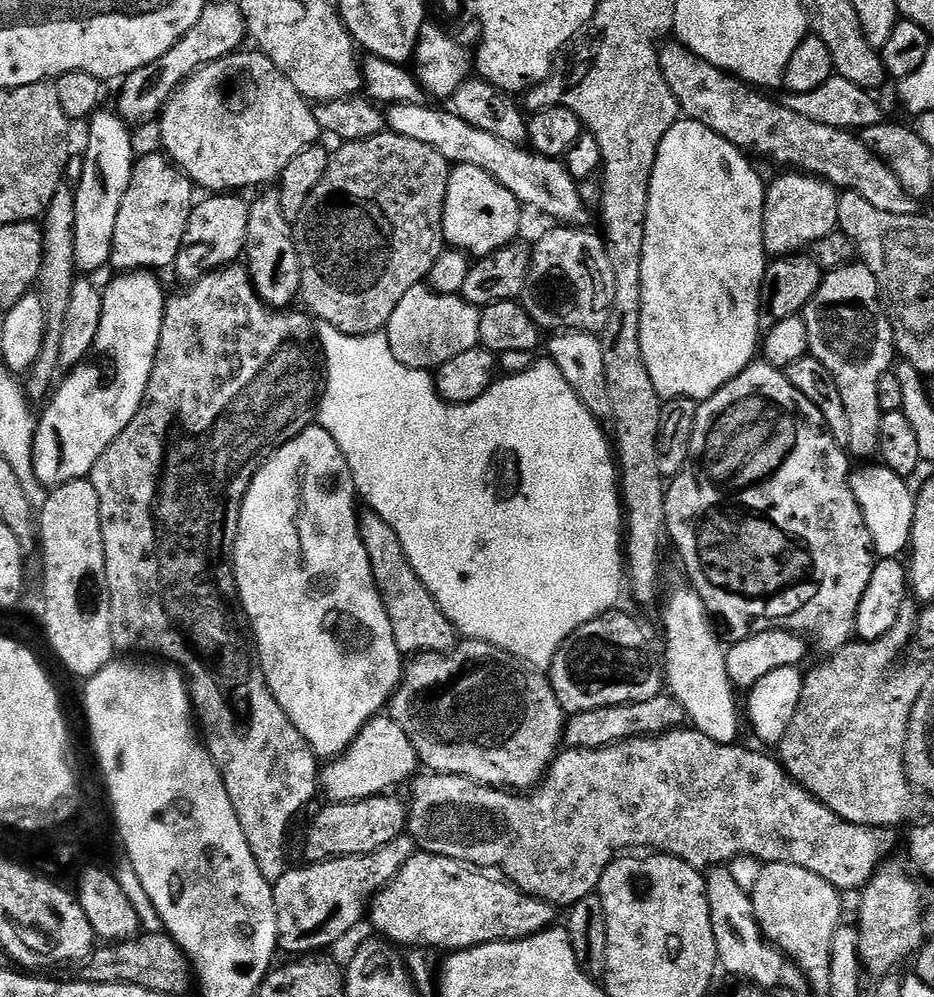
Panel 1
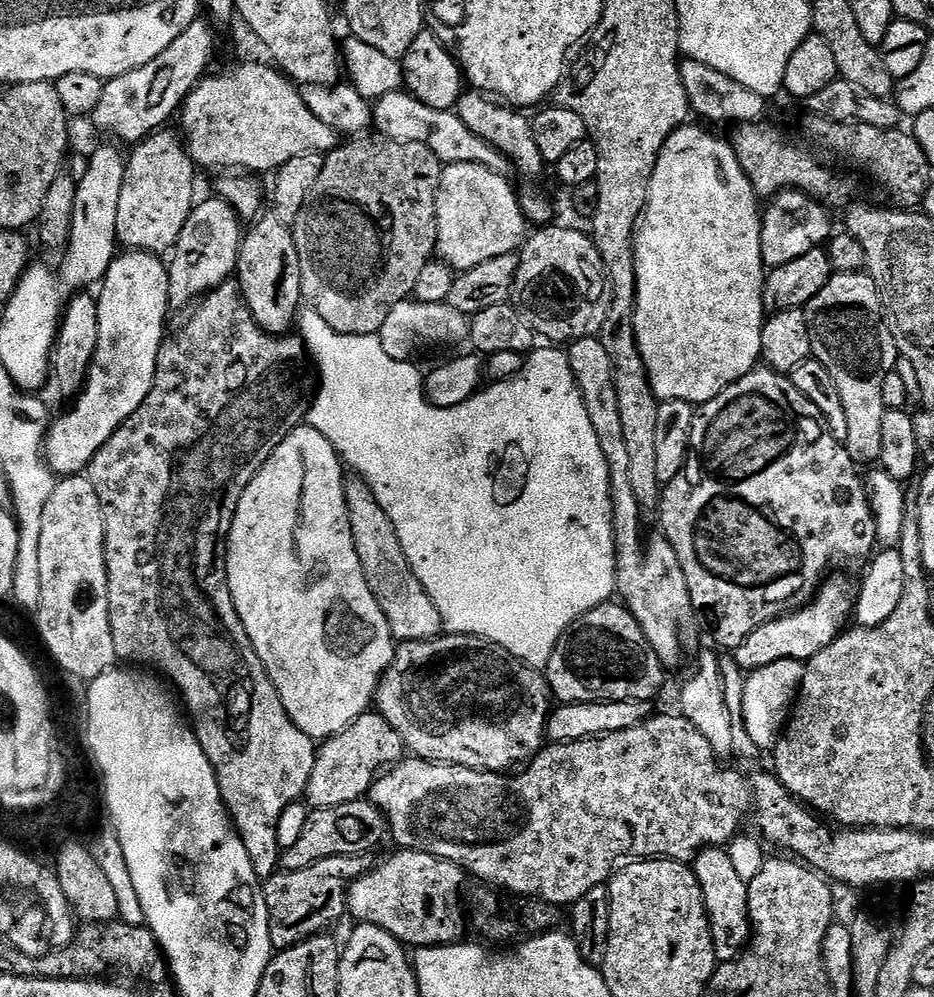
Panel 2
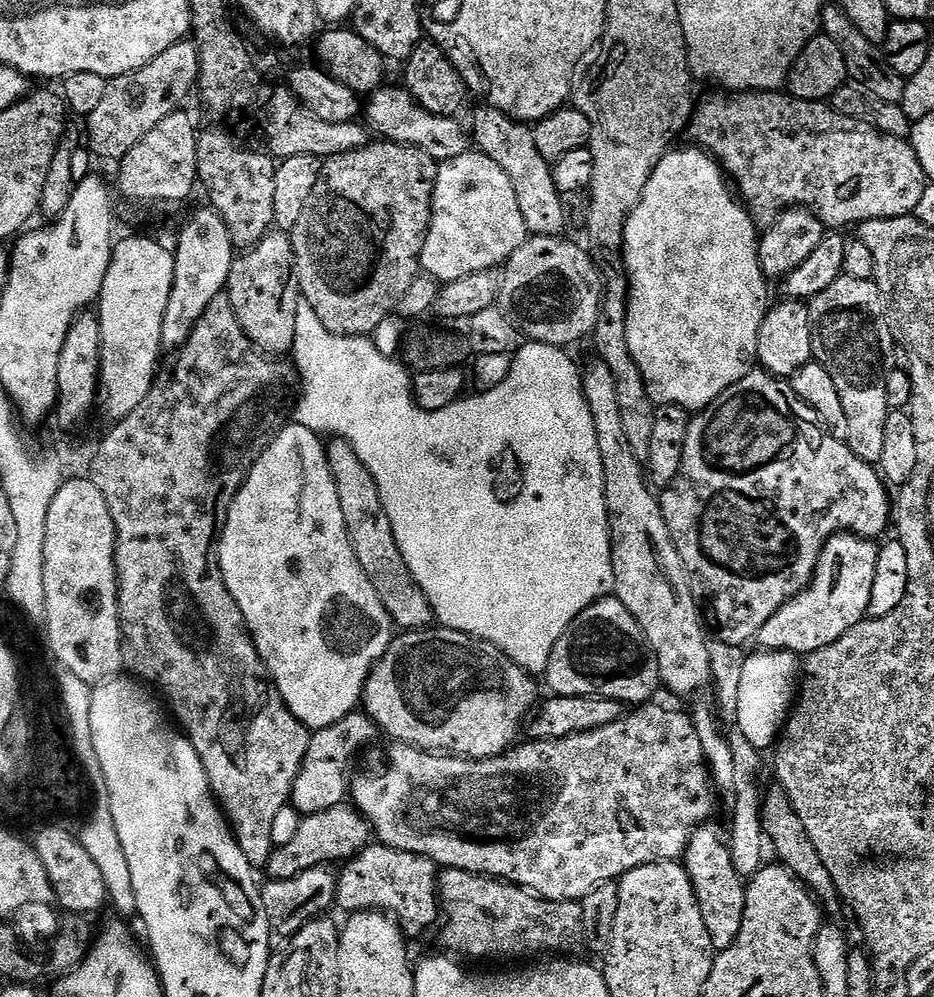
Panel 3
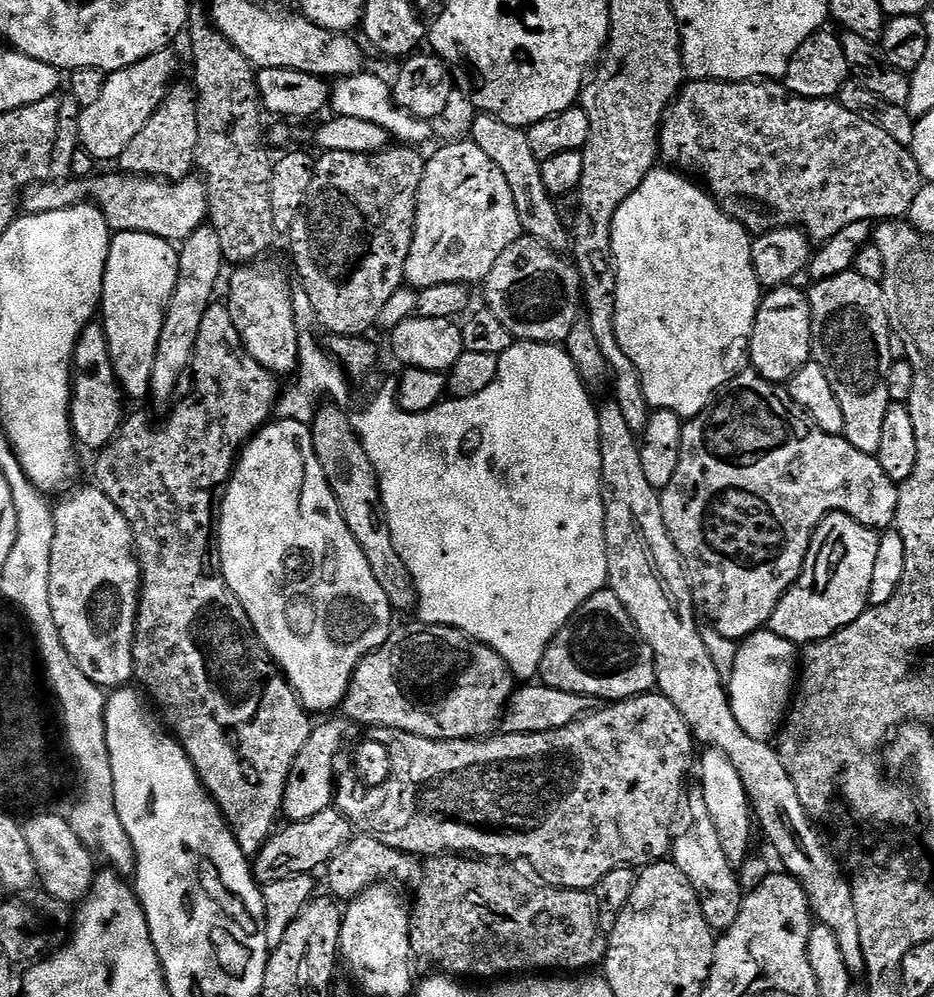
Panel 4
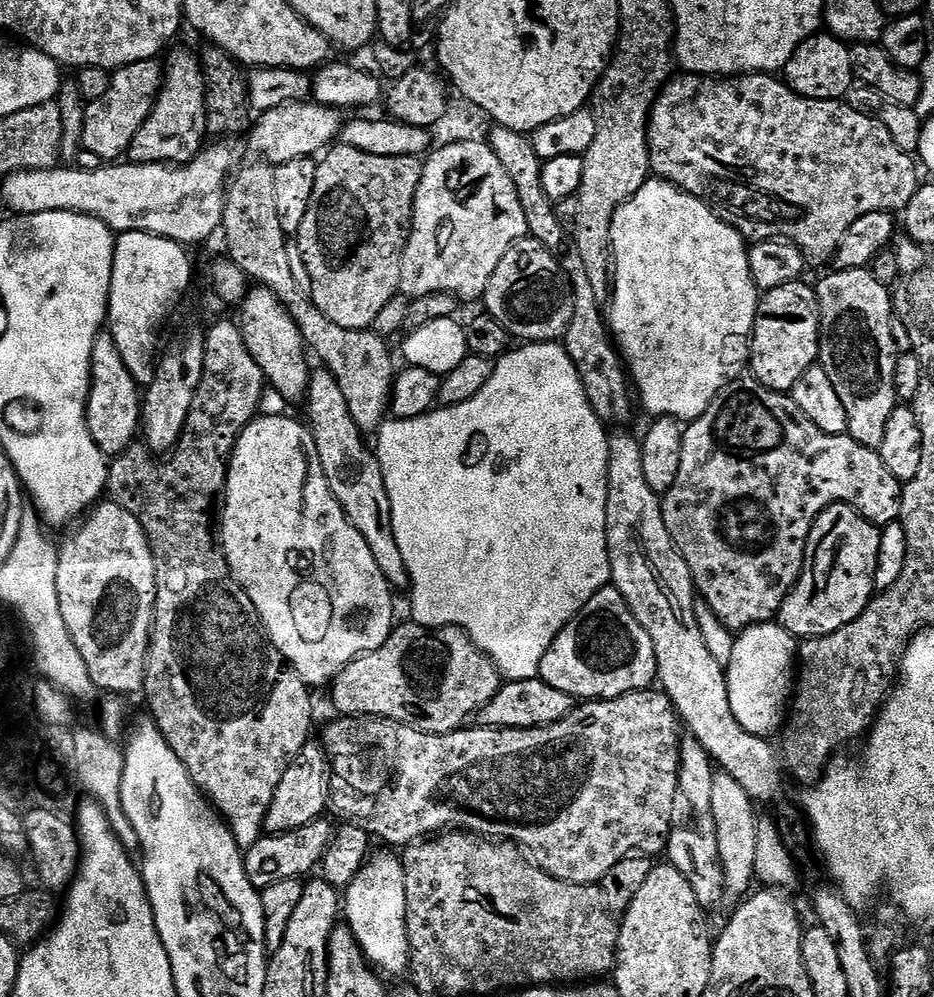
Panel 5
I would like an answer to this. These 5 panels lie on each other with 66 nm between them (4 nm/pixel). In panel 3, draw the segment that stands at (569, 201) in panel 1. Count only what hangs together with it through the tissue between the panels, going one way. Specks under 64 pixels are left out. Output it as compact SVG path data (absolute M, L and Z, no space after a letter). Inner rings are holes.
M381 86L371 93L366 100L366 124L377 137L394 144L410 144L413 148L420 148L426 154L430 154L437 160L443 162L450 158L458 158L458 154L466 154L470 151L470 136L459 124L459 119L451 116L439 116L430 114L411 94L407 88L397 86L388 88Z

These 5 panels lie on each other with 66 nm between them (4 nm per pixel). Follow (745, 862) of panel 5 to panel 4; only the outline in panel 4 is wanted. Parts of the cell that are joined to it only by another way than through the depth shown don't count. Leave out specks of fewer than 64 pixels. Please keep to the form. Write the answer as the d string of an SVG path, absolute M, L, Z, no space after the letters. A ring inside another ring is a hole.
M704 748L698 756L698 772L700 768L699 795L706 802L706 810L710 810L710 818L714 818L714 827L718 830L718 838L722 842L722 850L726 850L726 858L733 866L748 856L748 842L754 832L754 813L752 803L746 794L746 786L742 786L742 778L738 778L738 770L730 763L730 758L717 748Z

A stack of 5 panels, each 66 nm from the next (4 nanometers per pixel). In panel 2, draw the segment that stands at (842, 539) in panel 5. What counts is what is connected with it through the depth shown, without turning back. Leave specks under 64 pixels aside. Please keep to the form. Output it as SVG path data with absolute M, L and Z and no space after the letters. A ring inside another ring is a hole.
M829 575L820 585L820 591L812 601L805 604L798 612L789 612L777 620L758 626L734 649L738 666L745 673L758 670L762 666L770 666L770 662L783 660L799 660L806 662L818 654L818 650L826 650L830 642L840 637L840 633L849 627L856 611L858 588L844 576ZM849 620L849 621L848 621Z

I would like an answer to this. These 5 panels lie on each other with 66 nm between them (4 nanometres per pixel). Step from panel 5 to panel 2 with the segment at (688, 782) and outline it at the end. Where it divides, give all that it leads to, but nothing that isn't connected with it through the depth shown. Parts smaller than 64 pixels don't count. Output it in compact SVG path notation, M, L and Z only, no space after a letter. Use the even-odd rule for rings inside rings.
M720 846L697 852L694 871L702 890L716 959L720 962L734 960L749 947L752 934L752 923L748 921L748 882L734 870L730 854Z

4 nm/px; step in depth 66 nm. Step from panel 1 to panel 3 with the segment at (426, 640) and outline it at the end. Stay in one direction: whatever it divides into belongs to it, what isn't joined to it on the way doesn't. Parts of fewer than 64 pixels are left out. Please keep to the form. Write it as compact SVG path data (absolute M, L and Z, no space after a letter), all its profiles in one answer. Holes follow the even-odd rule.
M339 438L327 441L326 451L330 462L330 474L334 474L334 486L338 486L338 503L342 505L342 518L346 518L346 530L350 542L354 546L354 554L366 570L366 578L378 590L378 598L382 598L382 606L386 606L388 617L400 630L423 630L433 623L432 607L422 594L422 586L410 574L410 566L406 566L406 558L402 558L402 550L398 550L398 542L394 538L394 526L390 526L390 518L386 518L386 510L382 506L382 494L378 494L378 482L374 482L374 474L362 466L362 458L354 454L354 446Z

